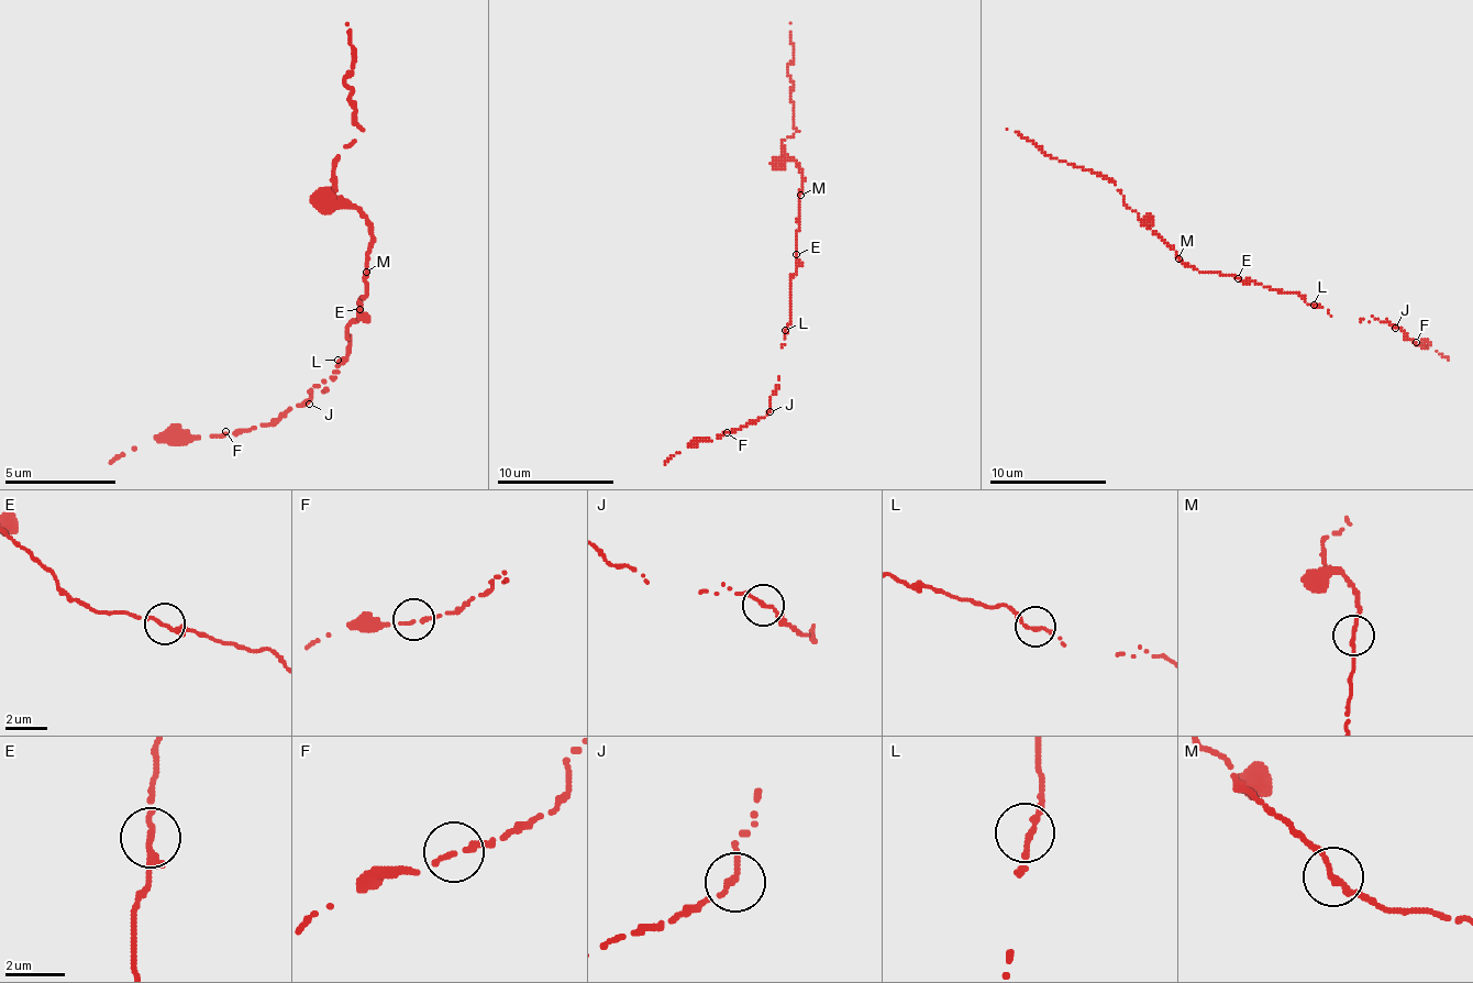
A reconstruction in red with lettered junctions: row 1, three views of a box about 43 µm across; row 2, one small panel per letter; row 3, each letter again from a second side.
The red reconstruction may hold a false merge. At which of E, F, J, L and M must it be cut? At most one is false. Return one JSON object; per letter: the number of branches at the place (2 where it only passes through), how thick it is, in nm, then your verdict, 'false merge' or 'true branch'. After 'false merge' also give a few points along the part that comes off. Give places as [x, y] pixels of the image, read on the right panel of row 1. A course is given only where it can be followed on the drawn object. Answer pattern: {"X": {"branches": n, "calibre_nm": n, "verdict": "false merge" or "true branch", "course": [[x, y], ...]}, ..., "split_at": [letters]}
{"E": {"branches": 2, "calibre_nm": 200, "verdict": "true branch"}, "F": {"branches": 2, "calibre_nm": 170, "verdict": "true branch"}, "J": {"branches": 2, "calibre_nm": 180, "verdict": "true branch"}, "L": {"branches": 2, "calibre_nm": 190, "verdict": "true branch"}, "M": {"branches": 2, "calibre_nm": 180, "verdict": "false merge", "course": [[1180, 257], [1127, 205], [1112, 181], [1051, 158], [1030, 141], [1007, 129]]}, "split_at": ["M"]}

